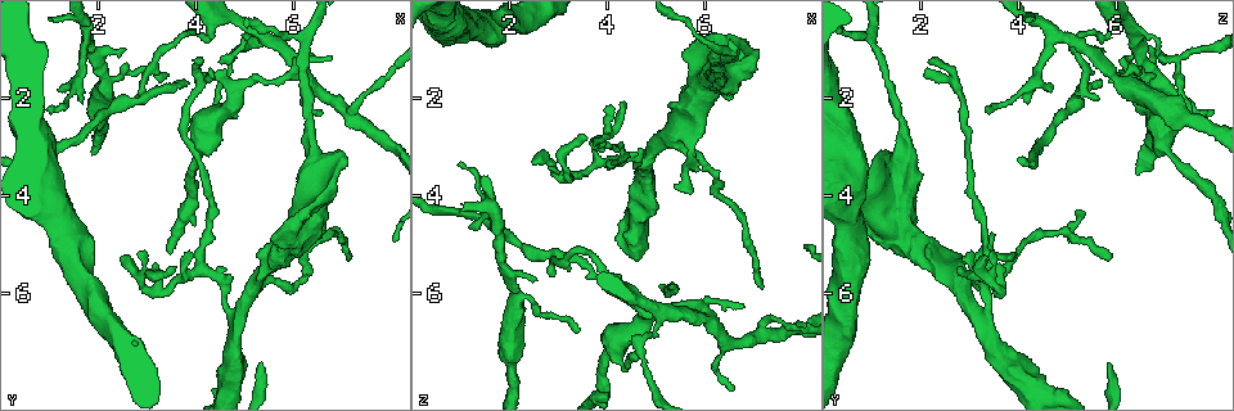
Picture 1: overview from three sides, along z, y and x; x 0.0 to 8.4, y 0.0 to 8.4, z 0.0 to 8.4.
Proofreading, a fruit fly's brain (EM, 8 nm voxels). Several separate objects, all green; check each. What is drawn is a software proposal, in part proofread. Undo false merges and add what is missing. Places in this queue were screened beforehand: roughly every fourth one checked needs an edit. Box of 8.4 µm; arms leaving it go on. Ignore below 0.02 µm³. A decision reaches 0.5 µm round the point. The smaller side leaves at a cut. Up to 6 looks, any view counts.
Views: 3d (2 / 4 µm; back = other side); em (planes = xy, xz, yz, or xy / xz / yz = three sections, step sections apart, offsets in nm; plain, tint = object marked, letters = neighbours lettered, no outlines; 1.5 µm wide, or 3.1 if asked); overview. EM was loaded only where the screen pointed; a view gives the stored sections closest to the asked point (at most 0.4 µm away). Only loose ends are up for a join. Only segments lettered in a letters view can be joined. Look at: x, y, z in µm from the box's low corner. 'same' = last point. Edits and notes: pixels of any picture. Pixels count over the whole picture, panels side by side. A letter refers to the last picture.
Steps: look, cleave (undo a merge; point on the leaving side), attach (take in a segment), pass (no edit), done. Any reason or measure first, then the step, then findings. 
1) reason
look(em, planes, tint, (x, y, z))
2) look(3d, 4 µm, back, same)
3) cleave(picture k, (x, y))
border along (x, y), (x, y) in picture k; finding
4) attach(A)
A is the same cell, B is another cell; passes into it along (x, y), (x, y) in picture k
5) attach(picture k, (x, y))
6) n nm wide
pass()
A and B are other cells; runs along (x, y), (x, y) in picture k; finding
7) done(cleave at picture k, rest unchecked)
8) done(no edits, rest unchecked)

abrupt turn
look(em, planes, letters, (3.20, 5.85, 3.60))

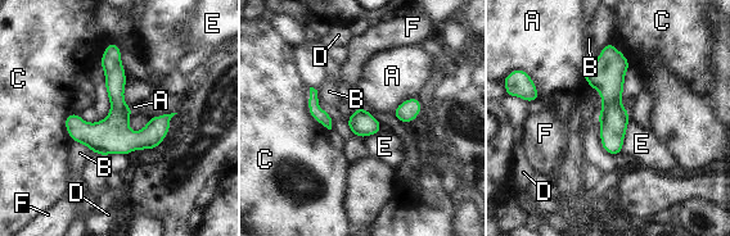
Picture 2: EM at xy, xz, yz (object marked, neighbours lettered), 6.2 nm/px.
pass()
A, B, C, D, E and F are other cells; continuous, no second neuron

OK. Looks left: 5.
two arms in line, one across
look(3d, 2 µm, (7.10, 2.35, 6.80))

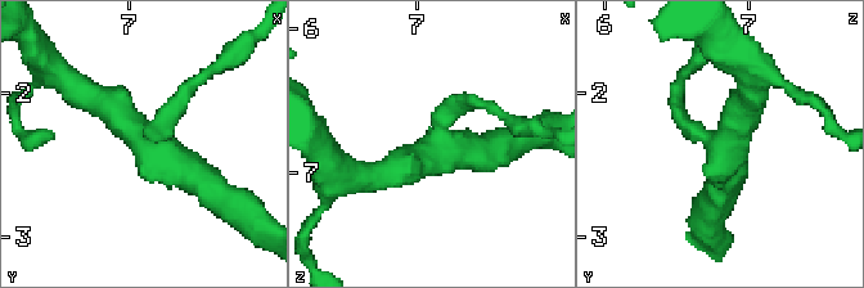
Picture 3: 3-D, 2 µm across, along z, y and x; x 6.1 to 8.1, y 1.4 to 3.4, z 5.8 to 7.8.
3 arms
look(em, planes, plain, (7.14, 2.32, 6.84))

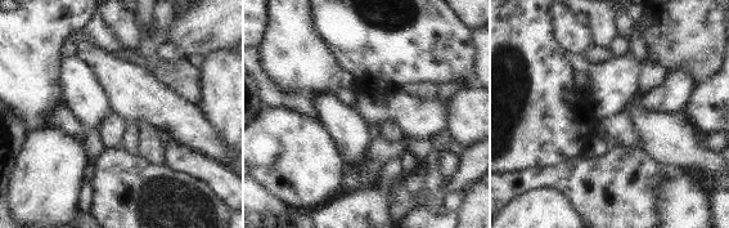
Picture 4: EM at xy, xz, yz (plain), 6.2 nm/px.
look(em, planes, letters, same)

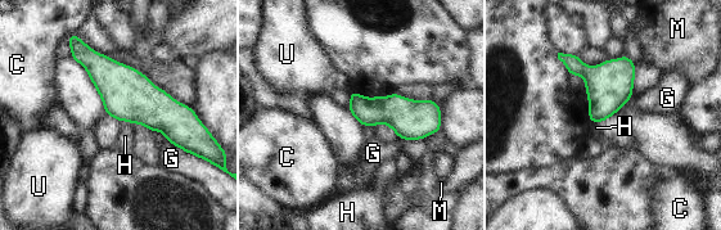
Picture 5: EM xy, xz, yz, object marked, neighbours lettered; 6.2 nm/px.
pass()
C, G, H, M and U are other cells; continuous, no second neuron

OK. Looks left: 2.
three arms meet
look(em, planes, letters, (6.25, 0.90, 1.05))

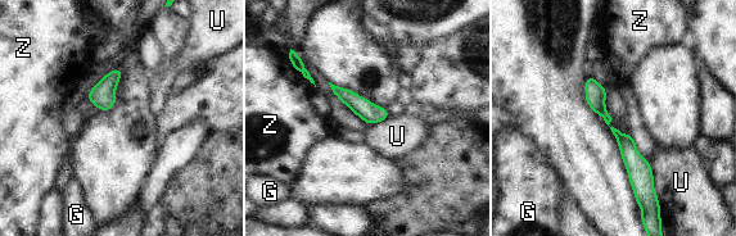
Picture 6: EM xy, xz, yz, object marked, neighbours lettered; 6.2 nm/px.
pass()
G, U and Z are other cells; one neuron here

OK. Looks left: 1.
done(no edits, rest unchecked)

